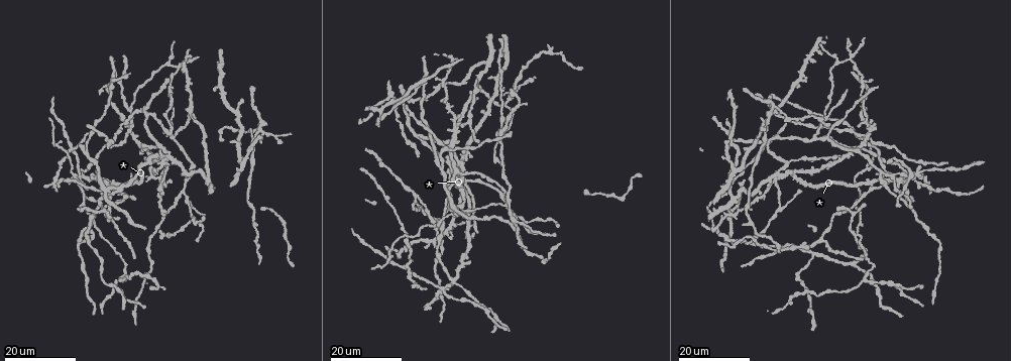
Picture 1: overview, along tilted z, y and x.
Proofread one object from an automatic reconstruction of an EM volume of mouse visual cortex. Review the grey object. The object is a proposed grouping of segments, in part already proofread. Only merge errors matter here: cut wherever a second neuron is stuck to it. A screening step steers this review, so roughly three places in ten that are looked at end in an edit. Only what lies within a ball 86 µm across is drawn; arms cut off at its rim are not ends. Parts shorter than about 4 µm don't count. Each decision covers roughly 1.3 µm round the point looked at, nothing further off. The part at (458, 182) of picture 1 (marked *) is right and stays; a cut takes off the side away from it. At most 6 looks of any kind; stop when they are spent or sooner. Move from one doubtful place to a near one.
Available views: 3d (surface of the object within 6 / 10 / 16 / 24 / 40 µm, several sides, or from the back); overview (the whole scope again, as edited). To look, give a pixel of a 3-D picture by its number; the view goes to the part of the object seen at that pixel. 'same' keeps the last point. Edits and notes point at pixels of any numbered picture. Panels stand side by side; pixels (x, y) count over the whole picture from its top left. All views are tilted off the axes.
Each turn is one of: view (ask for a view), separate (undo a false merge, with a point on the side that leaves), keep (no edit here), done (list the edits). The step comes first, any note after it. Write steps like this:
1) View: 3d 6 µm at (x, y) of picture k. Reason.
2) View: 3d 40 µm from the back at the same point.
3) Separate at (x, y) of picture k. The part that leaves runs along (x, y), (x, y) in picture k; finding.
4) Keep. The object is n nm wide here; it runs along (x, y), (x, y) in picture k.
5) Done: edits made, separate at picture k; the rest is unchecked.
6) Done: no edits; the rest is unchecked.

View: 3d 24 µm at (894, 175) of picture 1. Arms run side by side.

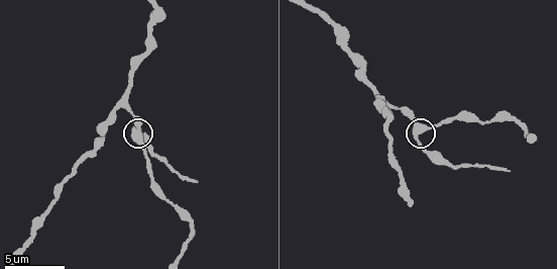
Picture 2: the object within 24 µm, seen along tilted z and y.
View: 3d 10 µm at (416, 133) of picture 2. Zoom in.

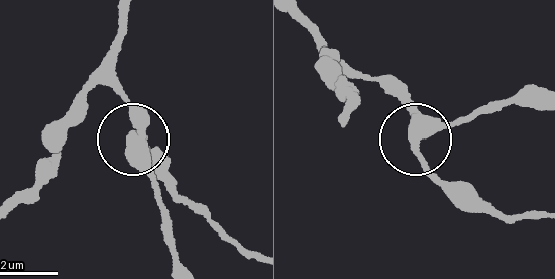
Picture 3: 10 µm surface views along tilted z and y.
Keep. The object is 410 nm wide here; all the same neuron.

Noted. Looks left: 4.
View: 3d 16 µm at (874, 267) of picture 1. Thick turns thin.

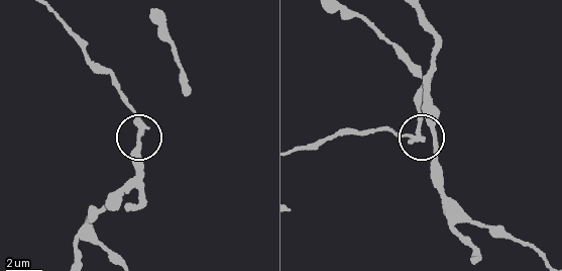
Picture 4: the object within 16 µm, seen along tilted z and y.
View: 3d 10 µm at (415, 136) of picture 4. Closer look.

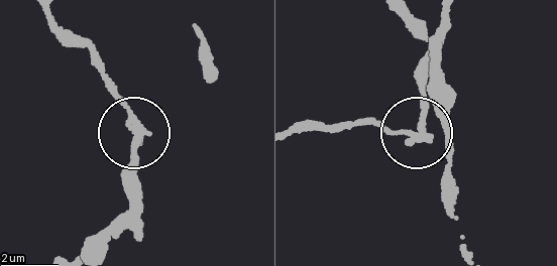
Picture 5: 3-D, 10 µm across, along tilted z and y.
Separate at (116, 99) of picture 5. The object is 230 nm wide here; the part that leaves runs along (139, 131), (95, 54), (51, 14) in picture 5; two neurons meet here.

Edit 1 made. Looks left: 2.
Done: edits made, separate at picture 5; the rest is unchecked.

